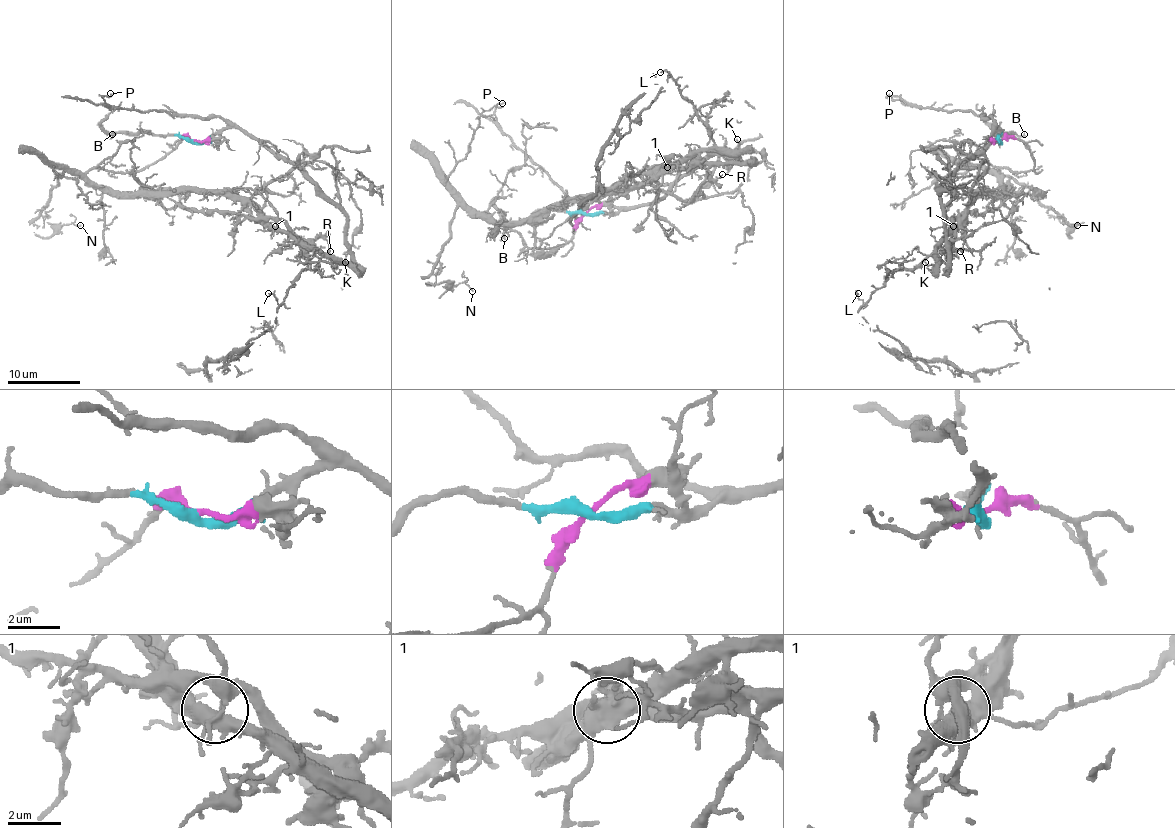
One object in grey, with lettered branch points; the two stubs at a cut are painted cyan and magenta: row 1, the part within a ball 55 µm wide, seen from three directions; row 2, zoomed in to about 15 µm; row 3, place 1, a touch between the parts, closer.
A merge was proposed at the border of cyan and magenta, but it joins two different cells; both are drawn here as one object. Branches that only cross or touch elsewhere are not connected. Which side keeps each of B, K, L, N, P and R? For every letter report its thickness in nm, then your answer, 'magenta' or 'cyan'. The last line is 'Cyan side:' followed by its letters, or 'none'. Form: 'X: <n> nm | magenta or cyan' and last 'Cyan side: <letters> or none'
B: 160 nm | cyan
K: 110 nm | magenta
L: 140 nm | magenta
N: 100 nm | magenta
P: 140 nm | cyan
R: 130 nm | cyan
Cyan side: B, P, R

